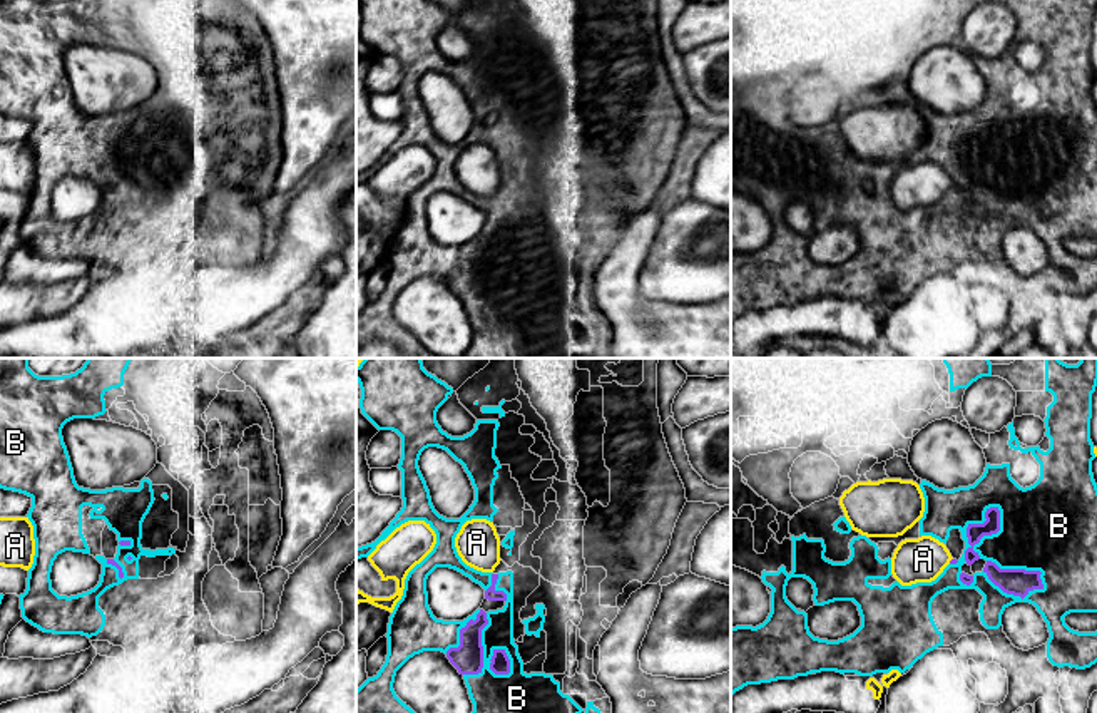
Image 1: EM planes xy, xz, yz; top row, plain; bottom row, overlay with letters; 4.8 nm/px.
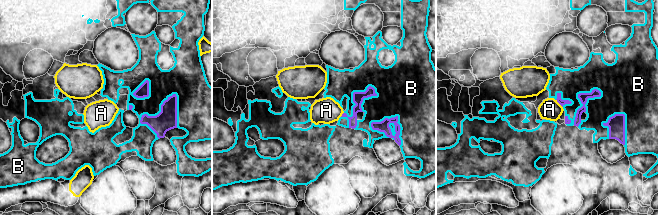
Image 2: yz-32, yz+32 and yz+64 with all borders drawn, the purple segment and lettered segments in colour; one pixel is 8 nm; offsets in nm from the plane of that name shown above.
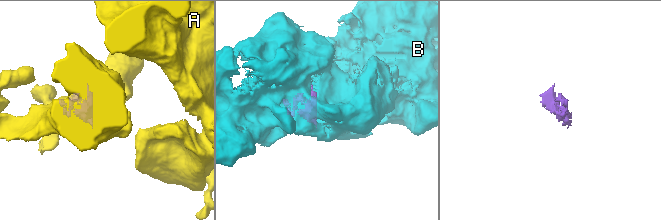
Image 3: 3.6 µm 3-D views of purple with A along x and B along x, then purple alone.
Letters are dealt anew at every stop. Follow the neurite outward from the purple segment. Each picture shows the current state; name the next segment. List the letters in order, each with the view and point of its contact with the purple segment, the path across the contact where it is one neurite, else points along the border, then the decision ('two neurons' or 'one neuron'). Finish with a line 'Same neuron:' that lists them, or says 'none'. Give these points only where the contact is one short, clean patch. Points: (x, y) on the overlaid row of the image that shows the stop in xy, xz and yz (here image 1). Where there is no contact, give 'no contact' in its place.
A: meets purple in yz at (950, 561); two neurons
B: meets purple in yz at (989, 534); one neuron
Same neuron: B

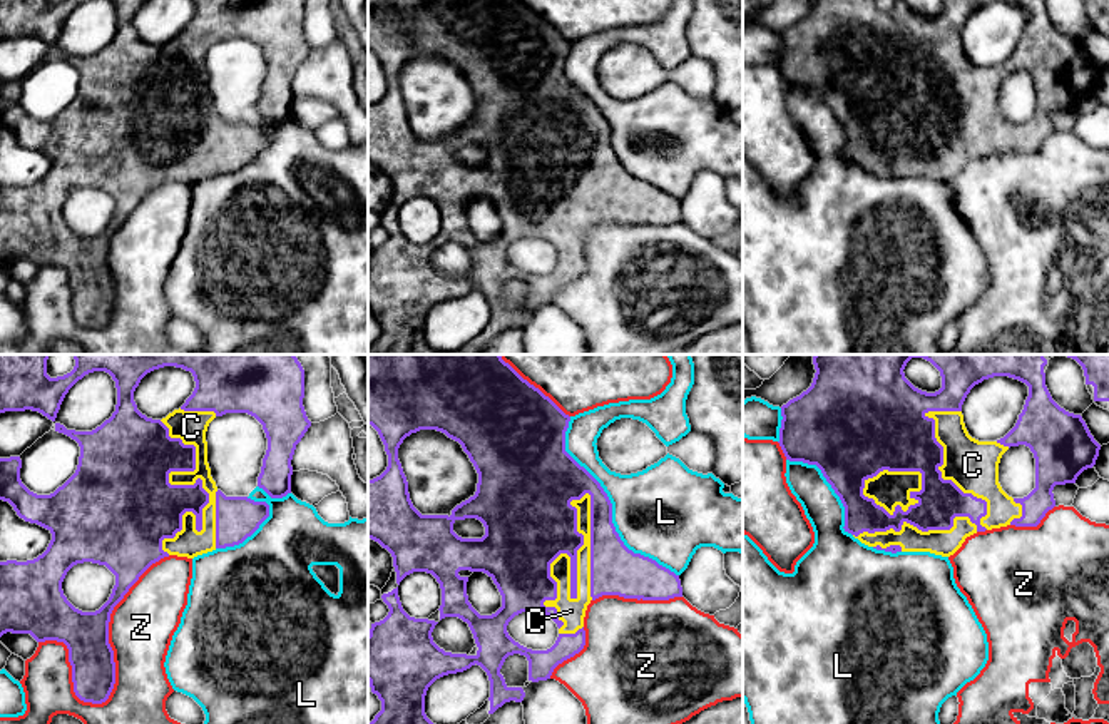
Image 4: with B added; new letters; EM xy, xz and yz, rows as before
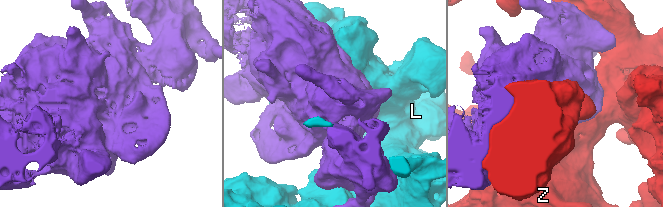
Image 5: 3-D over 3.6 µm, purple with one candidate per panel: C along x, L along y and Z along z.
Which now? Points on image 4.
C: meets purple in xz at (571, 586); one neuron
L: meets purple in xz at (611, 507); two neurons
Z: meets purple in xy at (107, 636); two neurons
Same neuron: C

